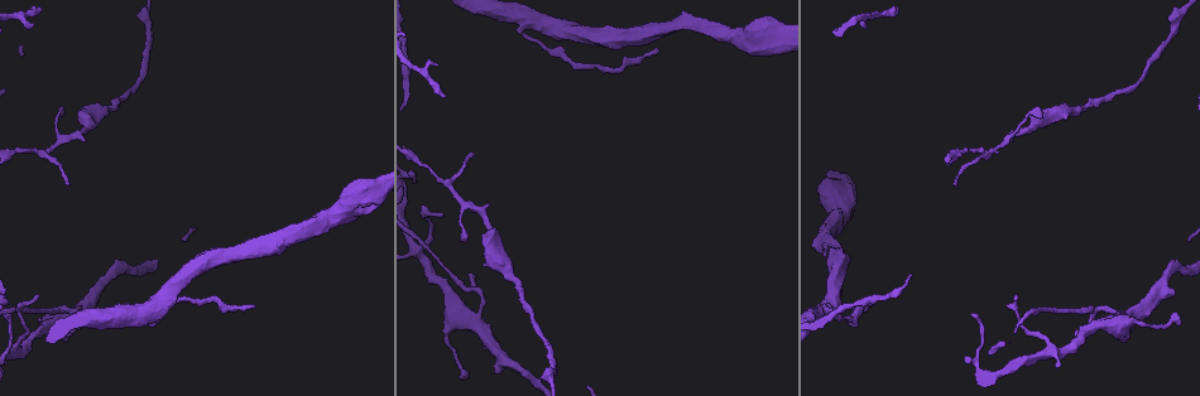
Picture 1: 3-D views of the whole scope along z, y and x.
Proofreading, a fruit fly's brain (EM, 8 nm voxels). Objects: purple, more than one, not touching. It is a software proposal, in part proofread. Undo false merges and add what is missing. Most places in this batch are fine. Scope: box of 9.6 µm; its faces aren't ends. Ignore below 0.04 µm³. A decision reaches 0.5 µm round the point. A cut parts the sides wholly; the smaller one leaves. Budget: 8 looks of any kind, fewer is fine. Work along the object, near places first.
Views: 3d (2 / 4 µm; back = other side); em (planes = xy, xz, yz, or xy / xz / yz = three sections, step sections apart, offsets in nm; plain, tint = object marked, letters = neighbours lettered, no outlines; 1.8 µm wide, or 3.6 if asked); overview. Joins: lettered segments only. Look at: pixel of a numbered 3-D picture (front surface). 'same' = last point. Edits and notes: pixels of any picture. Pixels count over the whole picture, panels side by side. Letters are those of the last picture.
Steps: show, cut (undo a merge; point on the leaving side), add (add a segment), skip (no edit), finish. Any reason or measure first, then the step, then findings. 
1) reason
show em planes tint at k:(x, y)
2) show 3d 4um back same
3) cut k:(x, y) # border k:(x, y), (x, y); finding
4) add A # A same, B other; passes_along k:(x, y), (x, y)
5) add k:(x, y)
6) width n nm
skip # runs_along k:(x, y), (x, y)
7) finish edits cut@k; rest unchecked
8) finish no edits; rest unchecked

narrows sharply
show 3d 4um at 1:(822, 312)

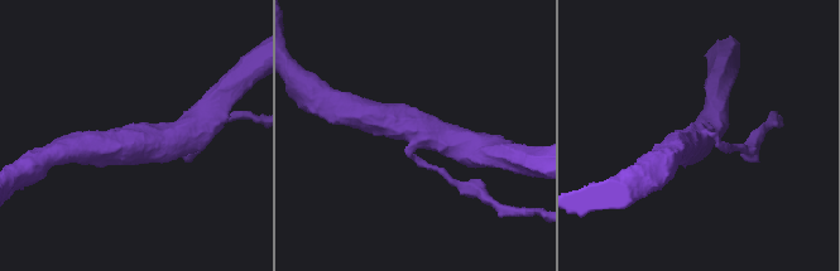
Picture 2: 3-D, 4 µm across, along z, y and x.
arms 3
show em yz step 16 tint at 2:(698, 140)

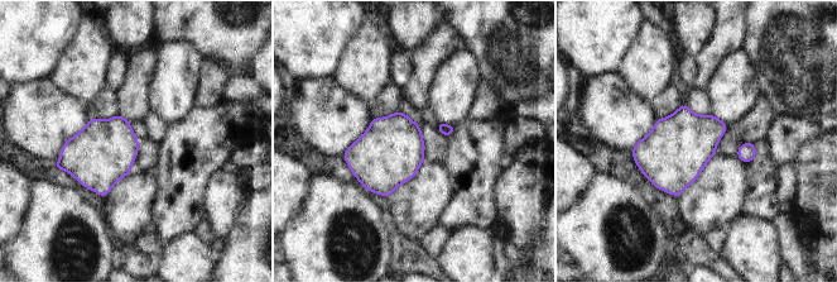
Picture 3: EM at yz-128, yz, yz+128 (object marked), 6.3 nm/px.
show em planes letters same

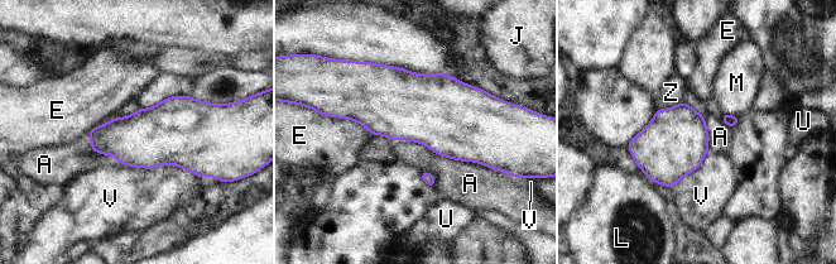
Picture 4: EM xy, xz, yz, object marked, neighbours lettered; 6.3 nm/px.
longest_contact A 700 nm
skip # A other, E other, J other, L other, M other, U other, V other, Z other; border 4:(392, 139), (421, 142), (495, 171); continuous, no second neuron

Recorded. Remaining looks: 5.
thin end
show em yz step 16 letters at 1:(957, 187)

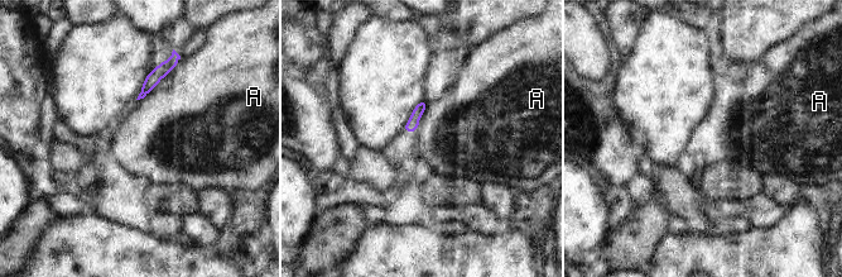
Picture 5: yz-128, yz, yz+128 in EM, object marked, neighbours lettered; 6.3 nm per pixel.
cut it another way
show em planes letters same

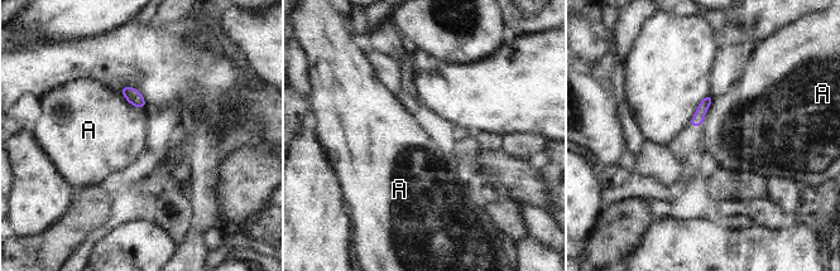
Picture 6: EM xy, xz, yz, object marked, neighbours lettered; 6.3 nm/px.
width 80 nm
skip # A other; border 6:(119, 92), (130, 103), (143, 110); no lettered segment goes on from it

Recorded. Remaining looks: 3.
show 3d 2um at 1:(1052, 351)

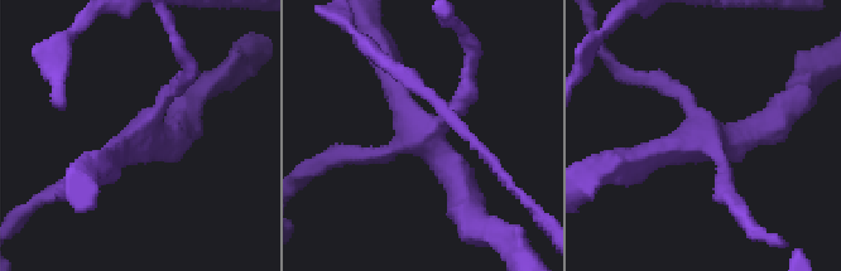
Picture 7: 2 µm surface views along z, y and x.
shape alone is not enough
show em 3.6um planes letters at 7:(420, 137)

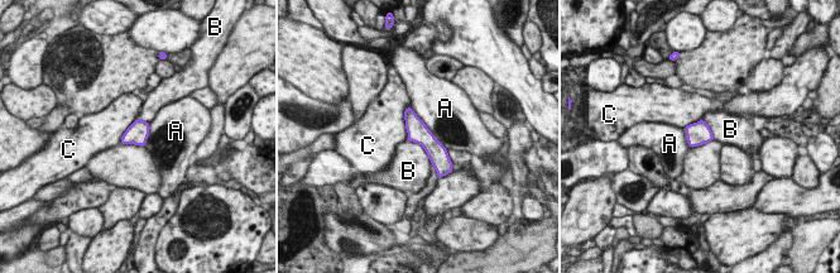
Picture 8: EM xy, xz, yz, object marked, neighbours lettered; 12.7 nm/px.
longest_contact A 750 nm
skip # A other, B other, C other; runs_along 8:(408, 111), (414, 127), (441, 161); continuous, no second neuron

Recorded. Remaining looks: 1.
finish no edits; rest unchecked

